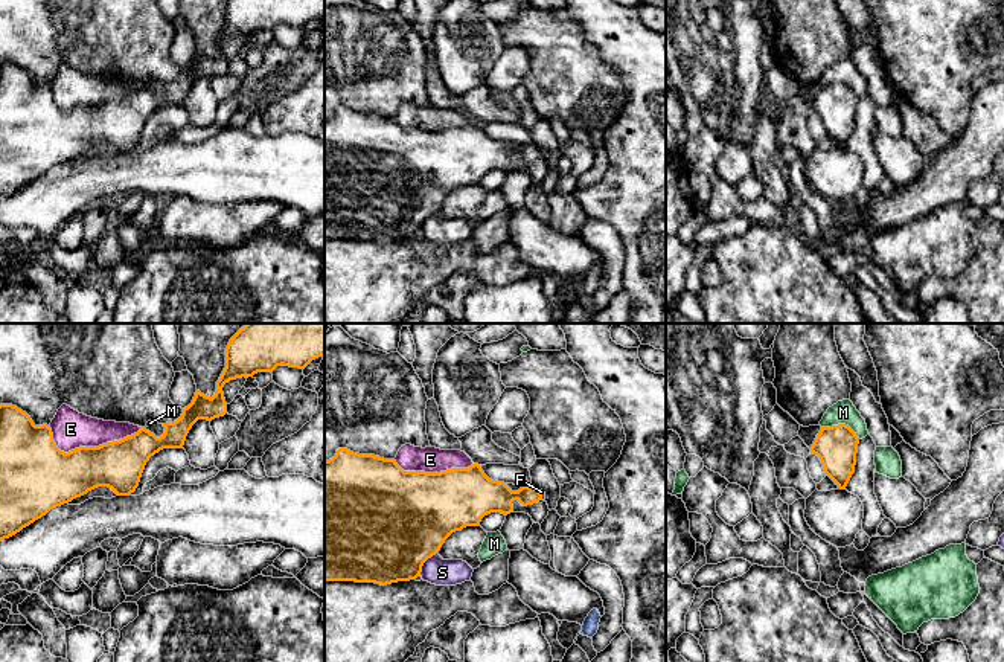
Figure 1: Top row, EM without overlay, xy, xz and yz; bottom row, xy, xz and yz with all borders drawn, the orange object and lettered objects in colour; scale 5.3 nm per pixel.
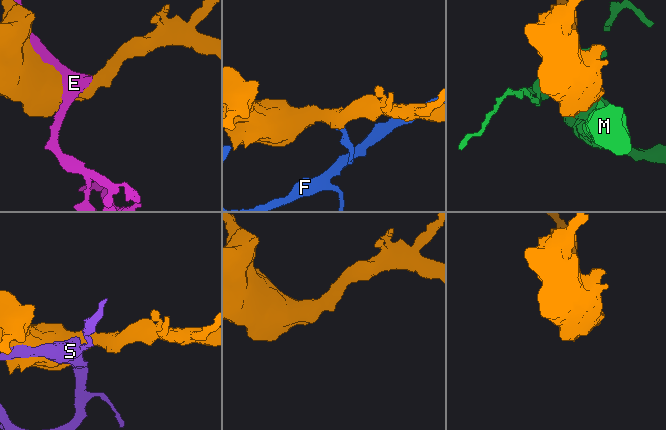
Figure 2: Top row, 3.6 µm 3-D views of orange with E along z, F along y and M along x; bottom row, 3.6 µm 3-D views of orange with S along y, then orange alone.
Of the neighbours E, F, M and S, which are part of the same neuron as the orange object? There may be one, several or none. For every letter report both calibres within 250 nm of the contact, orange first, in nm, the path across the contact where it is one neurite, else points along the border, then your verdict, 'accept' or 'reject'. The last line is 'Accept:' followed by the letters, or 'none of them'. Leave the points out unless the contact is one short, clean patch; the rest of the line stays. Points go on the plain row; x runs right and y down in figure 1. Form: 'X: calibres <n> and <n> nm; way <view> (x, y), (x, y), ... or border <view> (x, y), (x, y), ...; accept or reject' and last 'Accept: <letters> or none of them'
E: calibres 300 and 200 nm; reject
F: calibres 170 and 20 nm; reject
M: calibres 220 and 120 nm; reject
S: calibres 500 and 140 nm; reject
Accept: none of them

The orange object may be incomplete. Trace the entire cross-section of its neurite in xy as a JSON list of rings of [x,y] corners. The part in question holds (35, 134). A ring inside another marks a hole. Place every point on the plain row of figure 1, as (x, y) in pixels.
[[[229,0],[225,26],[210,56],[200,49],[174,81],[163,82],[165,92],[157,96],[142,85],[137,92],[99,105],[79,105],[61,110],[50,84],[35,84],[30,75],[12,63],[0,63],[0,200],[20,191],[50,168],[72,160],[98,145],[108,145],[117,154],[129,154],[139,145],[151,114],[163,107],[183,107],[186,95],[198,78],[212,79],[227,72],[222,46],[230,38],[248,37],[257,31],[273,31],[277,24],[305,27],[312,18],[325,14],[325,0]]]

